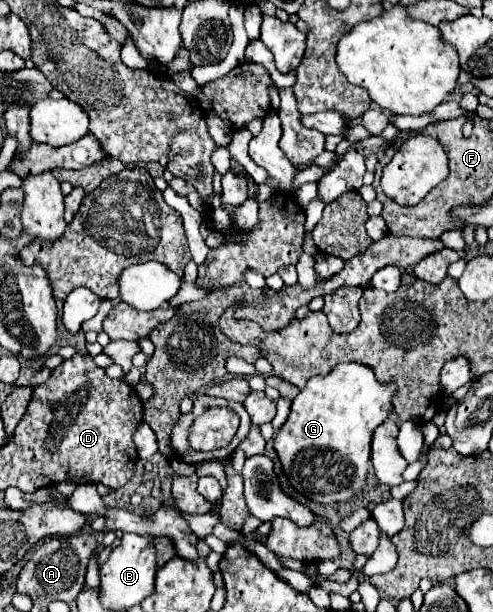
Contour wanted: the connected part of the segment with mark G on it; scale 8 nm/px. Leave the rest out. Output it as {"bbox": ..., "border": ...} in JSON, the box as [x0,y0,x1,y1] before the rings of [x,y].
{"bbox":[274,362,396,504],"border":[[[342,362],[326,376],[312,376],[306,388],[300,390],[300,394],[294,398],[290,416],[274,438],[274,448],[294,488],[320,504],[354,500],[366,486],[372,434],[376,426],[380,426],[390,416],[392,400],[396,394],[396,382],[380,382],[370,366],[358,362]]]}

